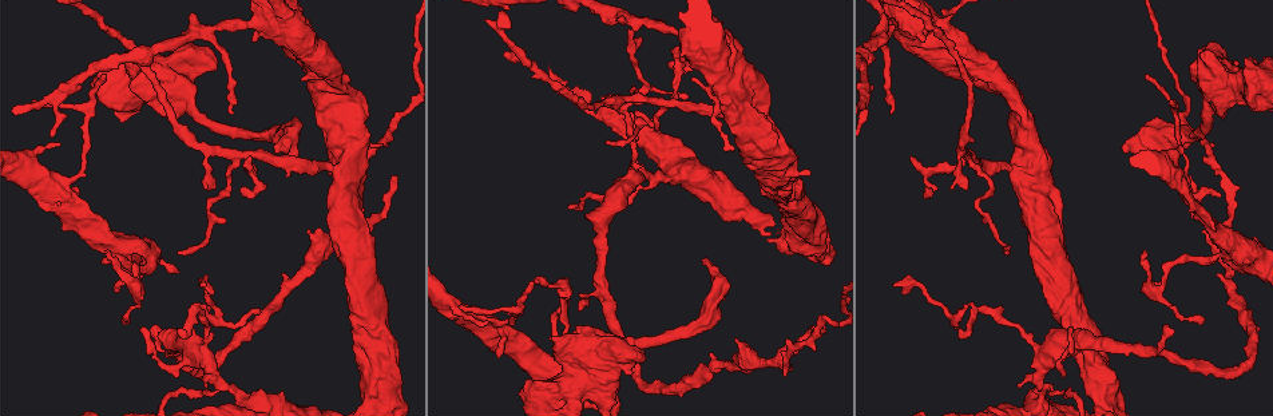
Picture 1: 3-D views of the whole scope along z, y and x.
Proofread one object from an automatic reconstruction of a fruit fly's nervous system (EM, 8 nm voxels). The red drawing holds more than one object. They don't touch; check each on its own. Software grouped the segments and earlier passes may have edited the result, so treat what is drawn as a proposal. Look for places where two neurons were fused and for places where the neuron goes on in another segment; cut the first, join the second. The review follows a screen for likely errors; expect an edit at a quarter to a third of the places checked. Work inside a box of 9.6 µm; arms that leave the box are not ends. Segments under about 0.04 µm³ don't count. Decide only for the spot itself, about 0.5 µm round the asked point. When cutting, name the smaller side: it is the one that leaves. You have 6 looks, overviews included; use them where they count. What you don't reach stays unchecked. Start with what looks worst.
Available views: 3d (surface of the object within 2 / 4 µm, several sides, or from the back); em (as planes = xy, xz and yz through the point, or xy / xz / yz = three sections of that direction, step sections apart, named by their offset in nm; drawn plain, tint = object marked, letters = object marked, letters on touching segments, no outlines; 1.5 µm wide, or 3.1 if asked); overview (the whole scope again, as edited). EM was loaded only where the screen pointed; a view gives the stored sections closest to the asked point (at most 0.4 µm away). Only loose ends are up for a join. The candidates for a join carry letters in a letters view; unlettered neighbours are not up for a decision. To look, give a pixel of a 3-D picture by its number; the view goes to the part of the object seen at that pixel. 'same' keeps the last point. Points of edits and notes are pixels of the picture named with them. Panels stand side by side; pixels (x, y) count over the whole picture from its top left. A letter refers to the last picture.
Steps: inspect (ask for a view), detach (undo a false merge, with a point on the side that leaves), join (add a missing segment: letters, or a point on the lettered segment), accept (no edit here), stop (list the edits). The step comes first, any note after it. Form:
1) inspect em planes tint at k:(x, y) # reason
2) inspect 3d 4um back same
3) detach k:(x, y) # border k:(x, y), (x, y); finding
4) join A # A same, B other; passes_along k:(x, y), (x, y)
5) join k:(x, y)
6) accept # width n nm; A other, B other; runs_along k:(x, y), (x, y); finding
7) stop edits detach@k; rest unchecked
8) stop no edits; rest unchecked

inspect em planes letters at 1:(275, 153) # branch stops here

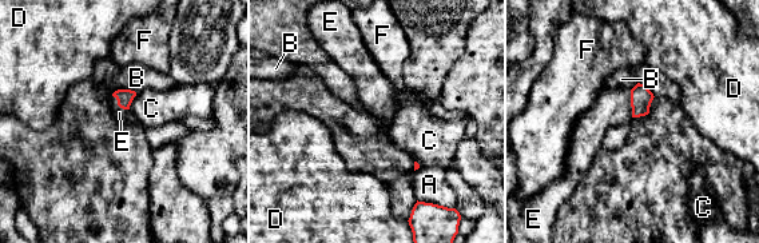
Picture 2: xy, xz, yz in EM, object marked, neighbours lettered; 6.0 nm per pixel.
join E # A other, B other, C other, D other, E same, F other; passes_along 2:(642, 98), (631, 104), (612, 107); the neuron continues

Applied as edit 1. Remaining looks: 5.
inspect em planes letters at 1:(108, 250) # branch stops here

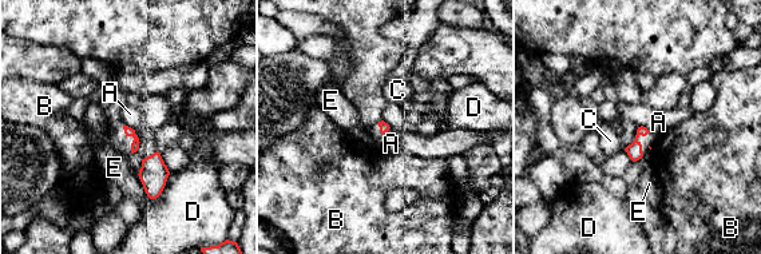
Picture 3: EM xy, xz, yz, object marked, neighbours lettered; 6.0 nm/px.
accept # A other, B other, C other, D other, E other; border 3:(638, 126), (645, 126), (650, 131); none of them fits

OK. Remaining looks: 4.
inspect em planes letters at 1:(891, 113) # an open end

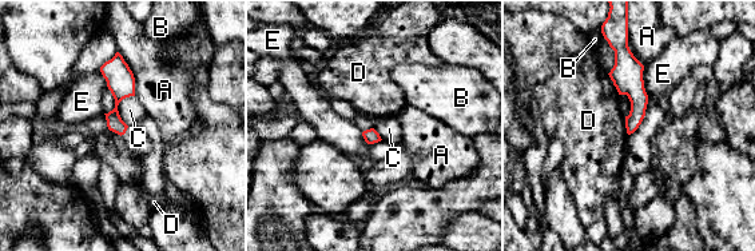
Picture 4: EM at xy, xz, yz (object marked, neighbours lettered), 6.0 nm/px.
accept # A other, B other, C other, D other, E other; none of them fits

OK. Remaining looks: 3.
stop edits join@2; rest unchecked

